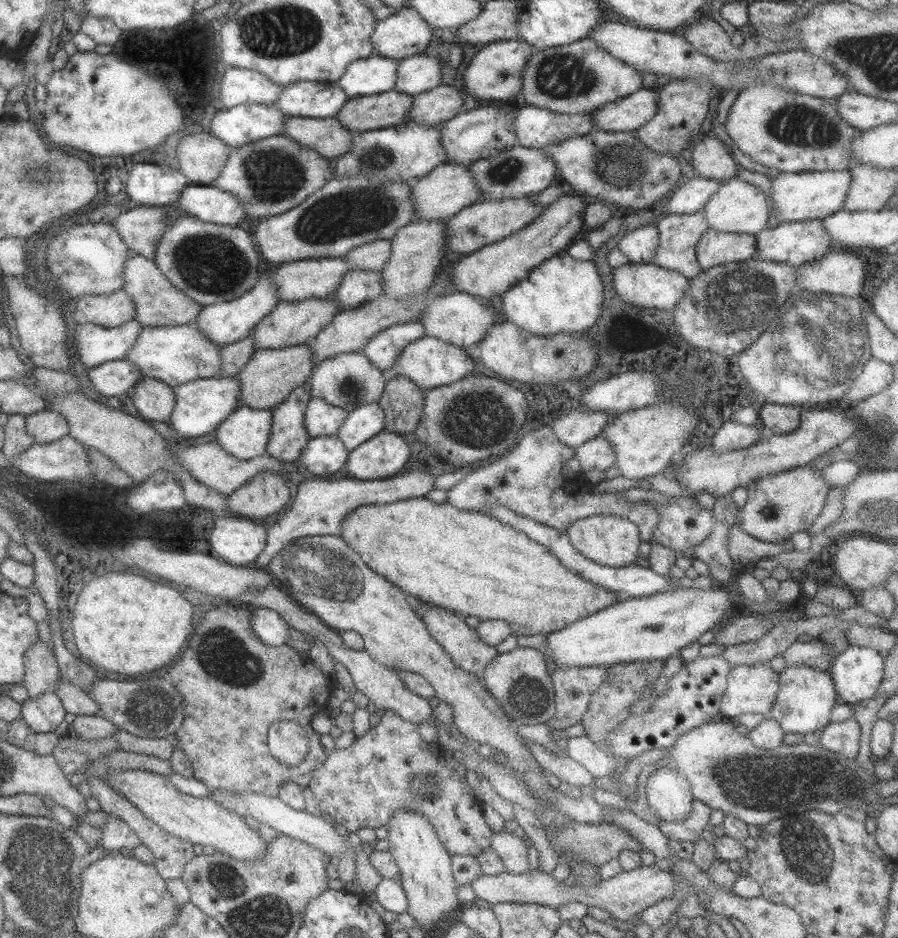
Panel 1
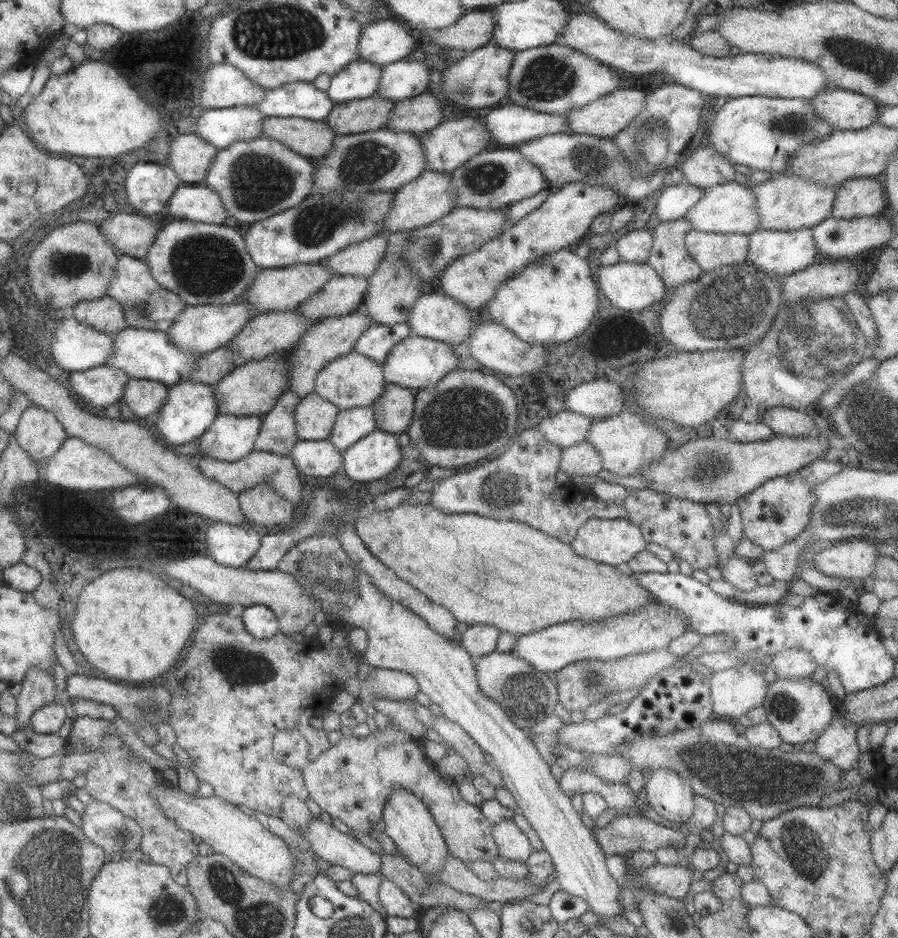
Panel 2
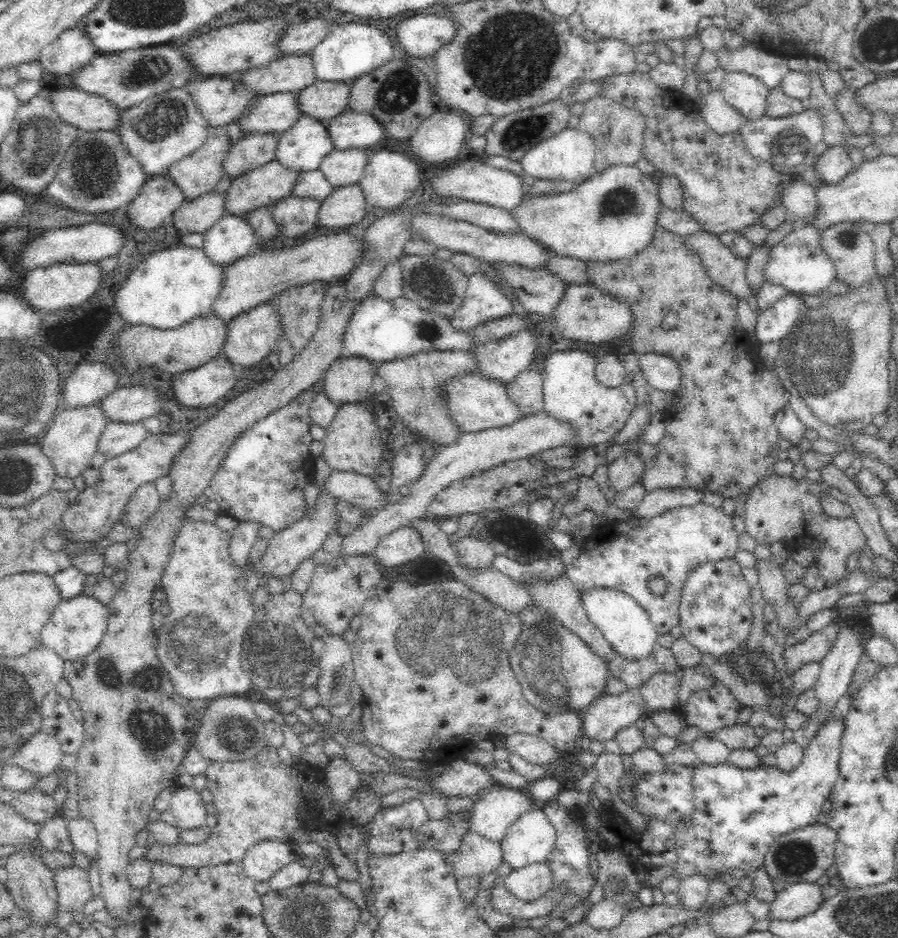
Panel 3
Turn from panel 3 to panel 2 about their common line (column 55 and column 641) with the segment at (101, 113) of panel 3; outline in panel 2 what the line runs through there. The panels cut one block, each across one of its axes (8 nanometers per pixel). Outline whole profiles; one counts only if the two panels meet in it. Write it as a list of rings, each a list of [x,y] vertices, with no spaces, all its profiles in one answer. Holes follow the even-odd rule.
[[[633,88],[617,89],[585,104],[581,108],[575,108],[563,114],[570,133],[577,135],[595,136],[603,139],[614,138],[623,128],[626,128],[631,120],[641,112],[646,101],[646,93]]]

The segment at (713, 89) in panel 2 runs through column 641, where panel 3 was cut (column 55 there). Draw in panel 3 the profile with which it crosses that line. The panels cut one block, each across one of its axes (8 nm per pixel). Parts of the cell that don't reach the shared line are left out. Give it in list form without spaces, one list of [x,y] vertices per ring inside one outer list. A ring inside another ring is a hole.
[[[72,27],[45,46],[38,61],[47,75],[58,76],[80,70],[96,54],[98,52],[86,32]]]

